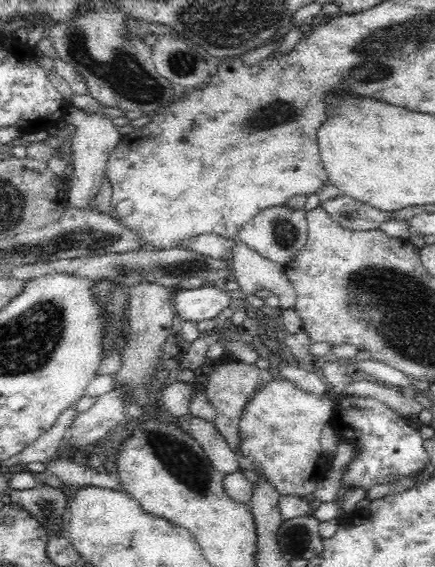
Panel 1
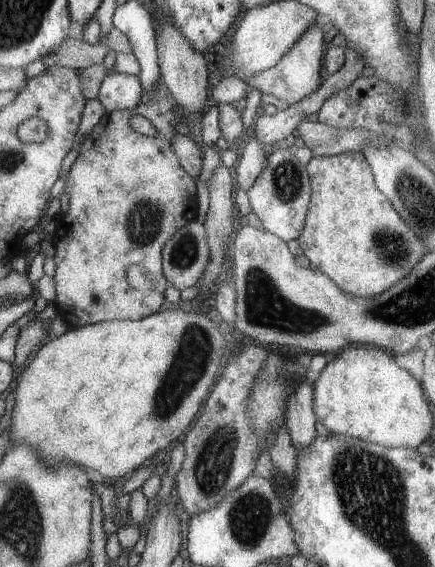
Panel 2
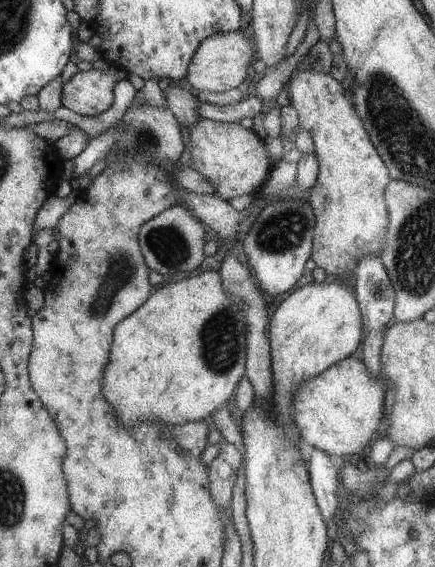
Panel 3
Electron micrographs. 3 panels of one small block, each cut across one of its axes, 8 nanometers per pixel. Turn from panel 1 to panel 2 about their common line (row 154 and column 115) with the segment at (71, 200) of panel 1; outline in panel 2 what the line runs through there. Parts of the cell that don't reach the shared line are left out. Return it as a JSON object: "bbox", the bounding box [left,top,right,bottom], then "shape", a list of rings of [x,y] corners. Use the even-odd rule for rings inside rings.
{"bbox":[97,72,142,114],"shape":[[[107,72],[99,84],[97,100],[107,114],[117,110],[129,110],[139,104],[142,90],[135,76]]]}

